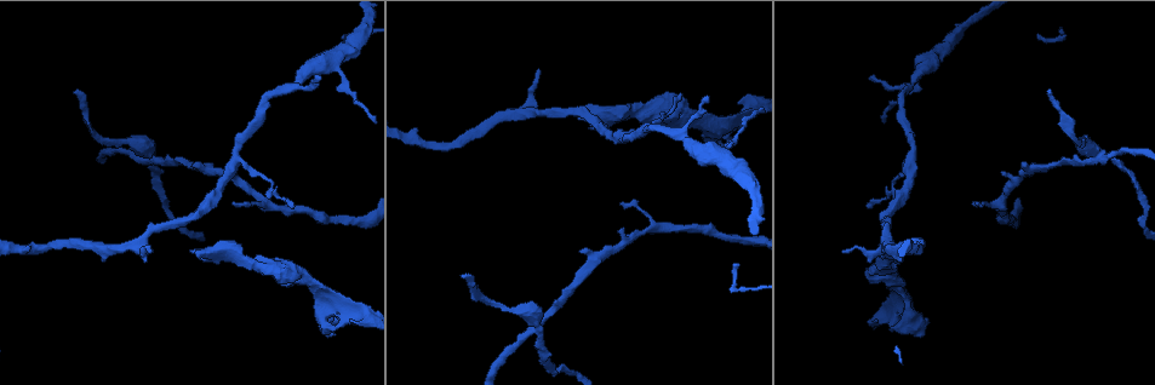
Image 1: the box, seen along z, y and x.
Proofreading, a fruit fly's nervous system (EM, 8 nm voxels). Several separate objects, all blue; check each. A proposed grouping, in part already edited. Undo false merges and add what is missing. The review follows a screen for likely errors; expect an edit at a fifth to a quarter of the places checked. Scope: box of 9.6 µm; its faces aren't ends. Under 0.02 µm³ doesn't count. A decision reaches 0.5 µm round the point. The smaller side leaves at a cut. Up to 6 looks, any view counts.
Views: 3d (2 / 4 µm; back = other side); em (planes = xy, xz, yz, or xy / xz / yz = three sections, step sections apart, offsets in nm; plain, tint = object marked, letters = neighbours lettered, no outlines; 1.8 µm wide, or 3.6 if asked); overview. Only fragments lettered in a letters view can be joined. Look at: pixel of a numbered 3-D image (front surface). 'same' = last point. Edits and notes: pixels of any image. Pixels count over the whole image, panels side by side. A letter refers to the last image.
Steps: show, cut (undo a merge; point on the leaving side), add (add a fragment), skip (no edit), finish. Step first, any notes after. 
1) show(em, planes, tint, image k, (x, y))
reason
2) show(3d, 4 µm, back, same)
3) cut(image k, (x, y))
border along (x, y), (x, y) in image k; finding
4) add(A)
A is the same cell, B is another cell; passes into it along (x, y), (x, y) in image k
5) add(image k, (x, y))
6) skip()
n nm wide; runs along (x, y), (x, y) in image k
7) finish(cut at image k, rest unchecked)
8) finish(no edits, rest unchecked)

show(em, xy, step 8, letters, image 1, (461, 276))
branch stops here

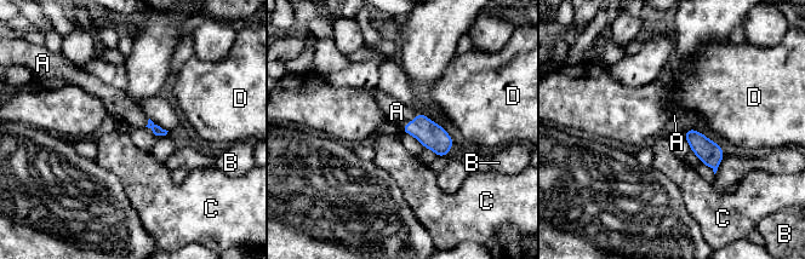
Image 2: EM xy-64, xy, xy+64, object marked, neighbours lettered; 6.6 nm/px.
show(em, planes, letters, same)
another direction

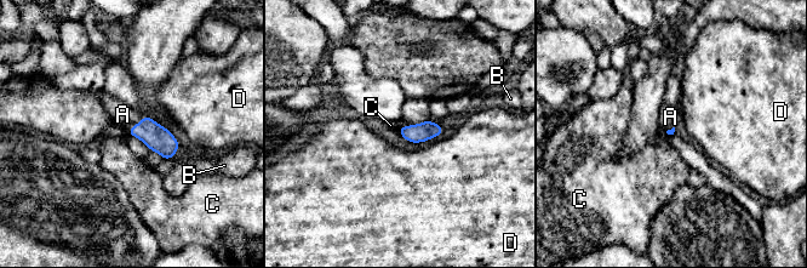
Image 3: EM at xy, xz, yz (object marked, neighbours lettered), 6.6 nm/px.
add(A)
A touches over 150 nm; A is the same cell, B, C and D are other cells; the neuron continues

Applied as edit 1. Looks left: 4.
show(overview)
see it whole again

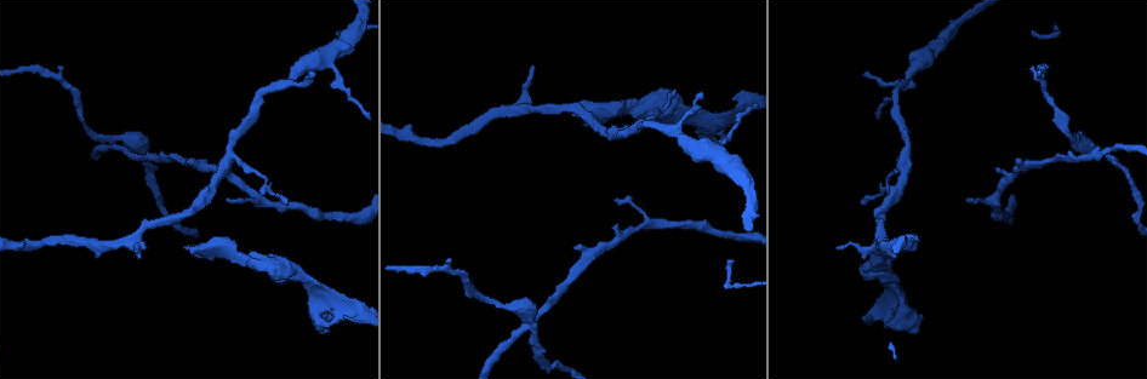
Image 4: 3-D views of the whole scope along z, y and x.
show(em, planes, letters, image 4, (143, 147))
sharp bend

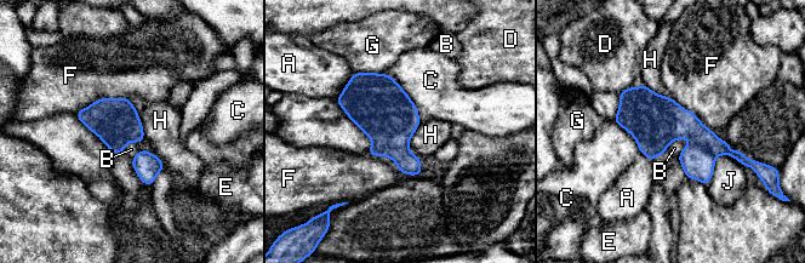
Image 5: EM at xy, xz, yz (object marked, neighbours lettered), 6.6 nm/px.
cut(image 5, (674, 123))
A, B, C, D, E, F, G, H and J are other cells; border along (691, 141), (707, 147), (715, 155) in image 5; two neurons meet here

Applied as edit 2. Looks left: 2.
show(3d, 2 µm, back, image 4, (865, 279))
branch stops here

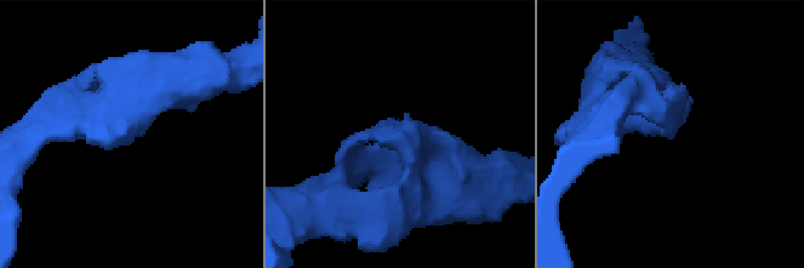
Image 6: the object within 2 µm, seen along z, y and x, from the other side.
show(em, planes, letters, image 6, (368, 137))

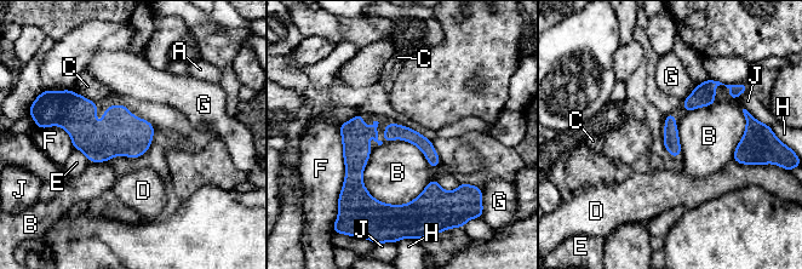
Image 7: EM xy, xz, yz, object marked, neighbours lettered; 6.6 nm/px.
skip()
A, B, C, D, E, F, G, H and J are other cells; border along (361, 173), (389, 204), (436, 178) in image 7; no lettered fragment goes on from it

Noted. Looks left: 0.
finish(add at image 3, cut at image 5, rest unchecked)

